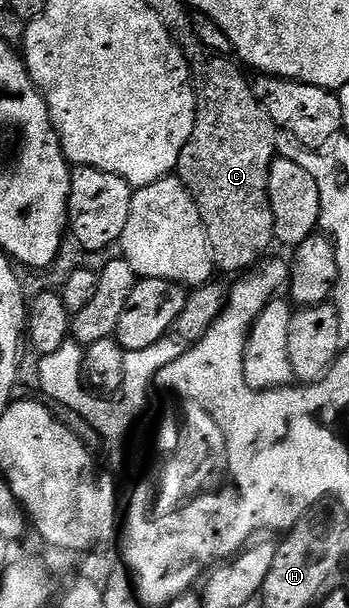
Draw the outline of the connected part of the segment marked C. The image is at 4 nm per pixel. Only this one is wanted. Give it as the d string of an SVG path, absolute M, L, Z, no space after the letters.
M201 53L192 58L192 85L198 112L194 116L192 136L182 149L176 174L190 190L194 203L198 206L209 246L212 248L215 267L221 273L238 274L253 267L275 241L274 216L269 200L269 170L278 154L276 136L280 131L256 100L251 79L242 75L243 67L237 61L226 56Z

